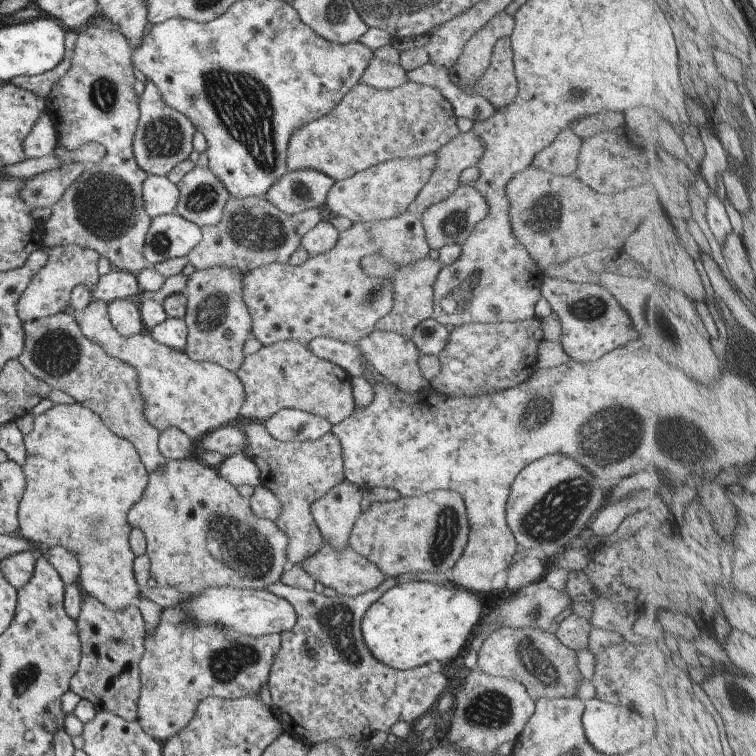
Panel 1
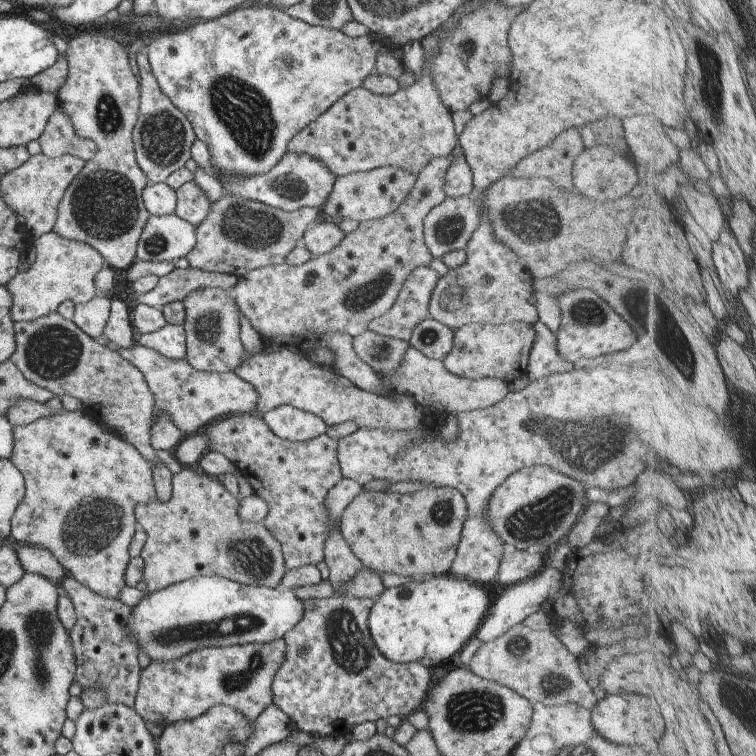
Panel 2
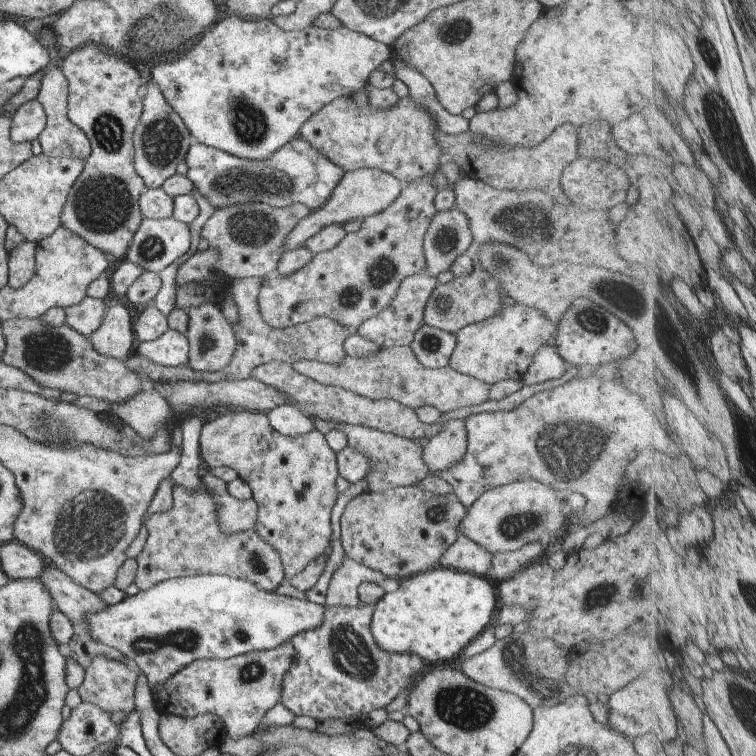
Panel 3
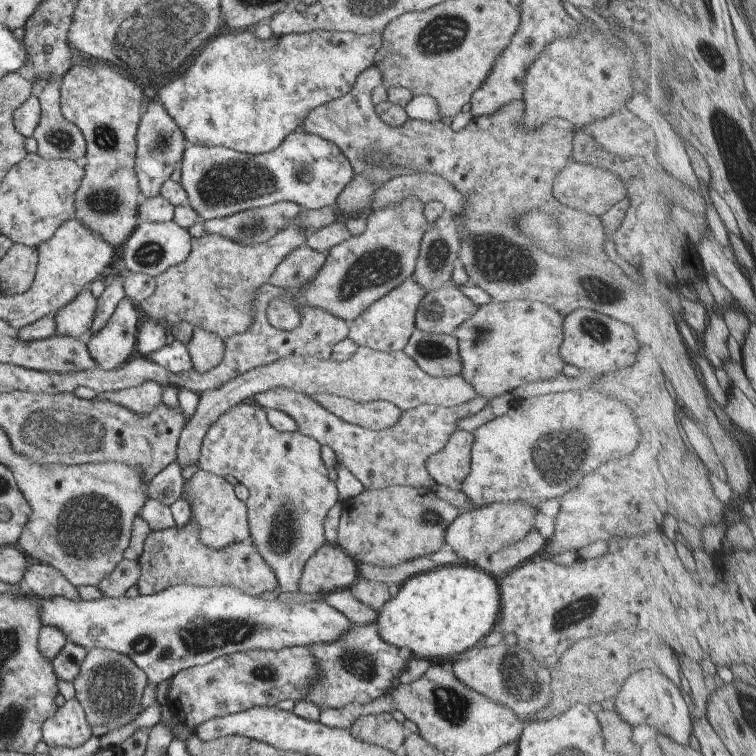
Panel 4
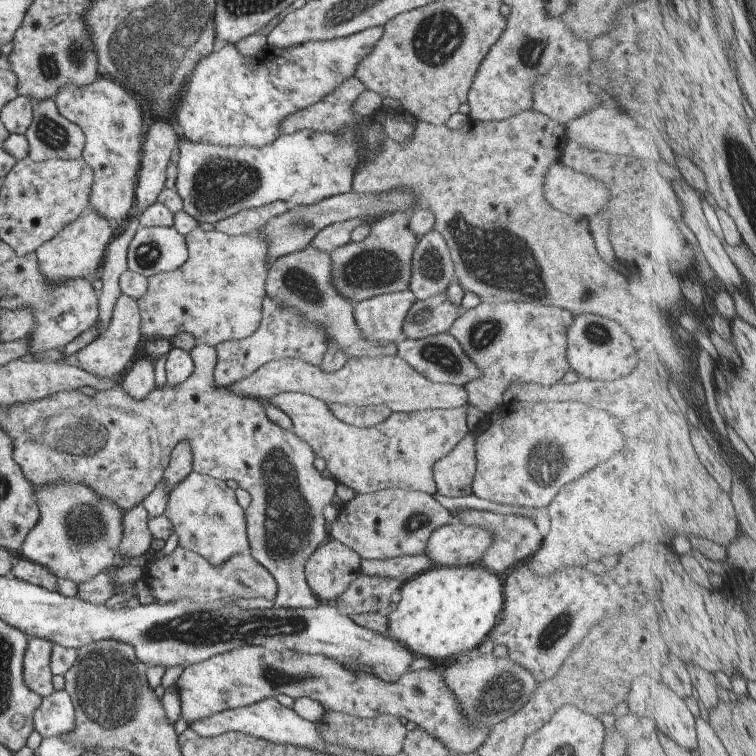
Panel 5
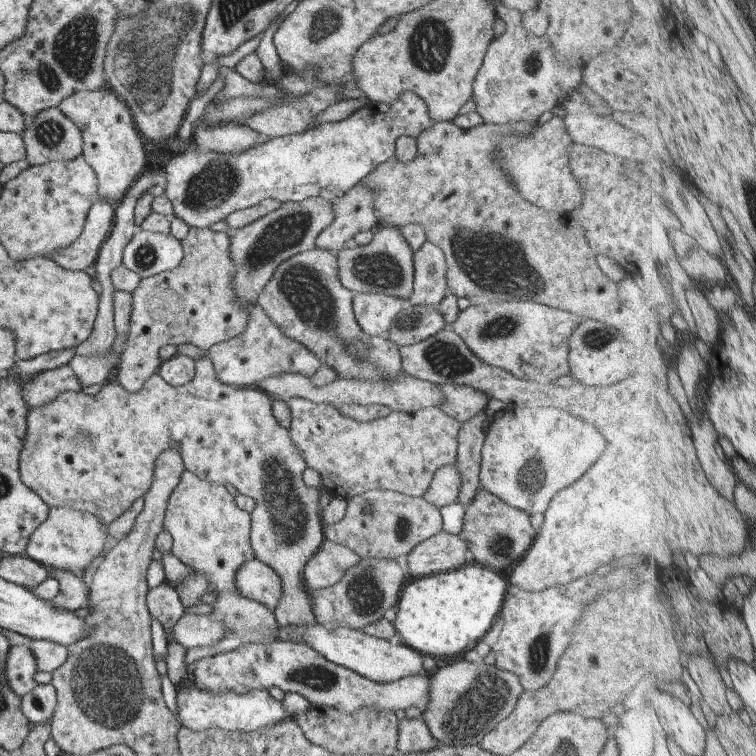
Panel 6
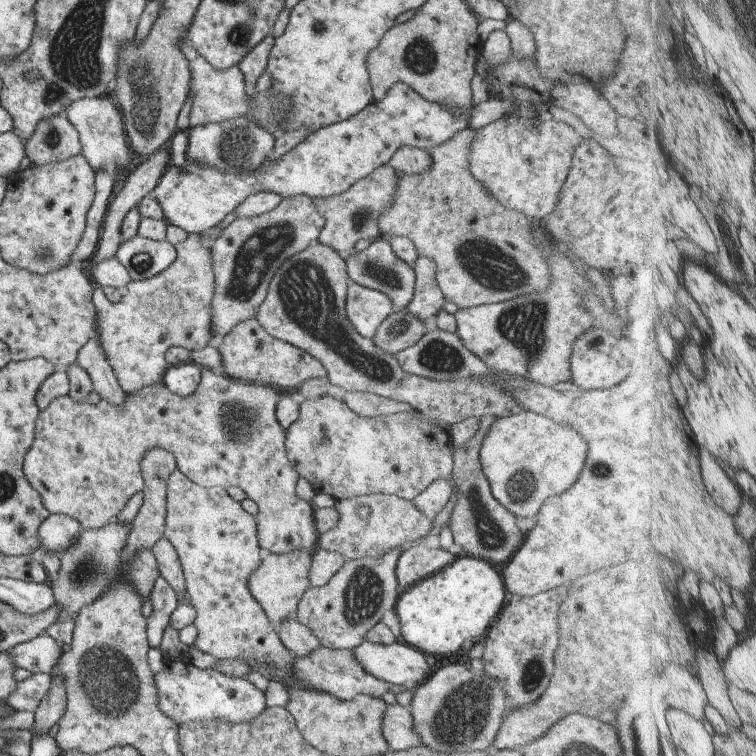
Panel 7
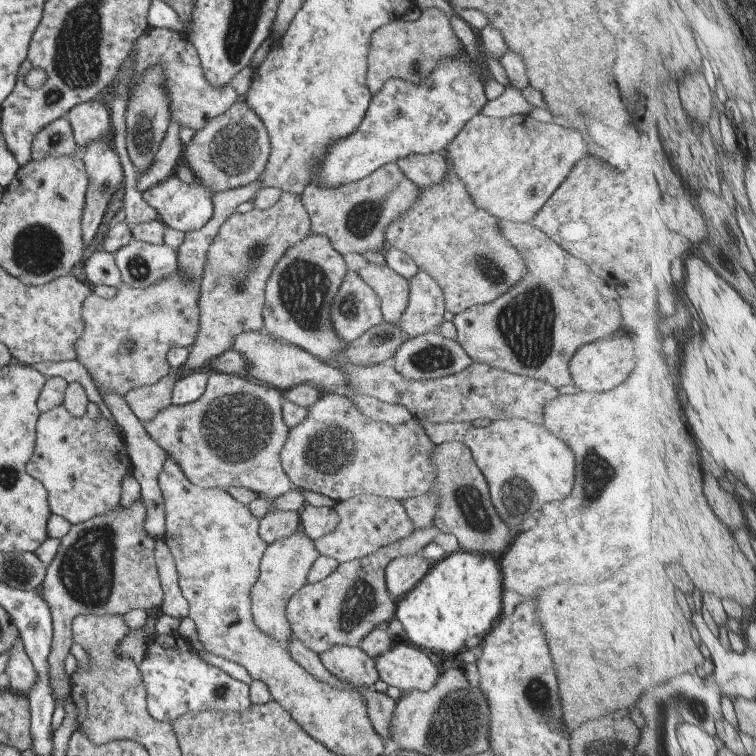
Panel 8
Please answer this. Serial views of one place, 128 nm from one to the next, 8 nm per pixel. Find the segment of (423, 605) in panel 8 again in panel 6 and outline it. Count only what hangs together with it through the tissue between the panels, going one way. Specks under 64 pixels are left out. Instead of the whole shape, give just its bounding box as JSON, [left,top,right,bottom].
[392,562,507,660]

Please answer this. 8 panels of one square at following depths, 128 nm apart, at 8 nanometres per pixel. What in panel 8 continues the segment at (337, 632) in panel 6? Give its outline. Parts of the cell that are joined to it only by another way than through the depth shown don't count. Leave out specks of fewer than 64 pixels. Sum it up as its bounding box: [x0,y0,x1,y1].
[373,644,441,694]

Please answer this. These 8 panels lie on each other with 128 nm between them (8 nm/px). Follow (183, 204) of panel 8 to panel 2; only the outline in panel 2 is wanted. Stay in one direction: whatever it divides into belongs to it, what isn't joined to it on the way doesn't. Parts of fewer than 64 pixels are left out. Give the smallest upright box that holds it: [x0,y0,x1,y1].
[190,138,336,211]

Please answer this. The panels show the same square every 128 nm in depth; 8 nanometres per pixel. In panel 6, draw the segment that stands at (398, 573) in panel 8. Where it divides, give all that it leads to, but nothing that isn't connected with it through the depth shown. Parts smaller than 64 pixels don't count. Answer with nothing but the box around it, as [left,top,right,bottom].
[406,531,466,578]

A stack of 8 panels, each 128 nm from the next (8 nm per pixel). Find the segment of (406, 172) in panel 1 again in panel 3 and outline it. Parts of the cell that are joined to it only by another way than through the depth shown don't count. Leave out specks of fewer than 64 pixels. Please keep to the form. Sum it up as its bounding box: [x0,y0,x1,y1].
[282,168,403,251]

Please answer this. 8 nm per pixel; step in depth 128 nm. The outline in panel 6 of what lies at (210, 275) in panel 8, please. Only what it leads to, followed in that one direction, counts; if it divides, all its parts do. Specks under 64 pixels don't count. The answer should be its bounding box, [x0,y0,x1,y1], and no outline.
[229,197,333,306]

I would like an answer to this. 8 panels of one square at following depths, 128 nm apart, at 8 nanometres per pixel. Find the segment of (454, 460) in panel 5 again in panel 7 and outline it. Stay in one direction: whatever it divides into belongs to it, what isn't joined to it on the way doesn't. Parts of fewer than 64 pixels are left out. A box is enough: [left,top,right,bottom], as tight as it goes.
[410,479,453,519]

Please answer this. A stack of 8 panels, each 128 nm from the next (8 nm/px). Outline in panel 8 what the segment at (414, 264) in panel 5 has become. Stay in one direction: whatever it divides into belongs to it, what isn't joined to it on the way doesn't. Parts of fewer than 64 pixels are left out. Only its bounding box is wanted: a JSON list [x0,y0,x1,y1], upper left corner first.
[398,271,444,338]

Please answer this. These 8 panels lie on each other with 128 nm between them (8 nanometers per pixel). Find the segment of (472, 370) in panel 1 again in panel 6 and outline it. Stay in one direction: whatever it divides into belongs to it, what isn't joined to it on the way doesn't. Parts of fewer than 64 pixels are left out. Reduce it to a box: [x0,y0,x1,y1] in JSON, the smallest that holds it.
[449,298,581,384]

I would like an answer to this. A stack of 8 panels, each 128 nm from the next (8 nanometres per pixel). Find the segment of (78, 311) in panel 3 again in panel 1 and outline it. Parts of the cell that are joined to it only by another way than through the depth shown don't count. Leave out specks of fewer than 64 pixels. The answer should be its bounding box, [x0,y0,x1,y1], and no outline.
[76,298,246,442]

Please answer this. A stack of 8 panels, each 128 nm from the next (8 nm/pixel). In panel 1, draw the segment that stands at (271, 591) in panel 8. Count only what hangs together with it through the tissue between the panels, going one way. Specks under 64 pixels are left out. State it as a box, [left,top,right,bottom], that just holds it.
[126,457,288,594]

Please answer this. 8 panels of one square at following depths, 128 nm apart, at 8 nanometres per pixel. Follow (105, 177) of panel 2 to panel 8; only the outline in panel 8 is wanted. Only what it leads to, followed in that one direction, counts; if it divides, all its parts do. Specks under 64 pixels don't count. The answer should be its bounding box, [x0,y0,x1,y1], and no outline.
[65,98,113,148]

